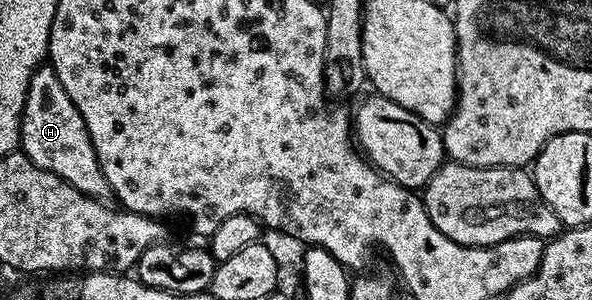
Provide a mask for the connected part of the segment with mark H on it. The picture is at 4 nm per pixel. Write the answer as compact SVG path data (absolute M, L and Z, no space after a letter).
M51 65L39 66L28 85L24 115L20 118L19 149L38 164L38 168L54 172L54 176L66 180L83 194L101 200L109 197L108 181L98 164L90 132L86 132L86 124L78 108L74 108L74 100L66 96L66 88L62 88L62 80L58 80Z

